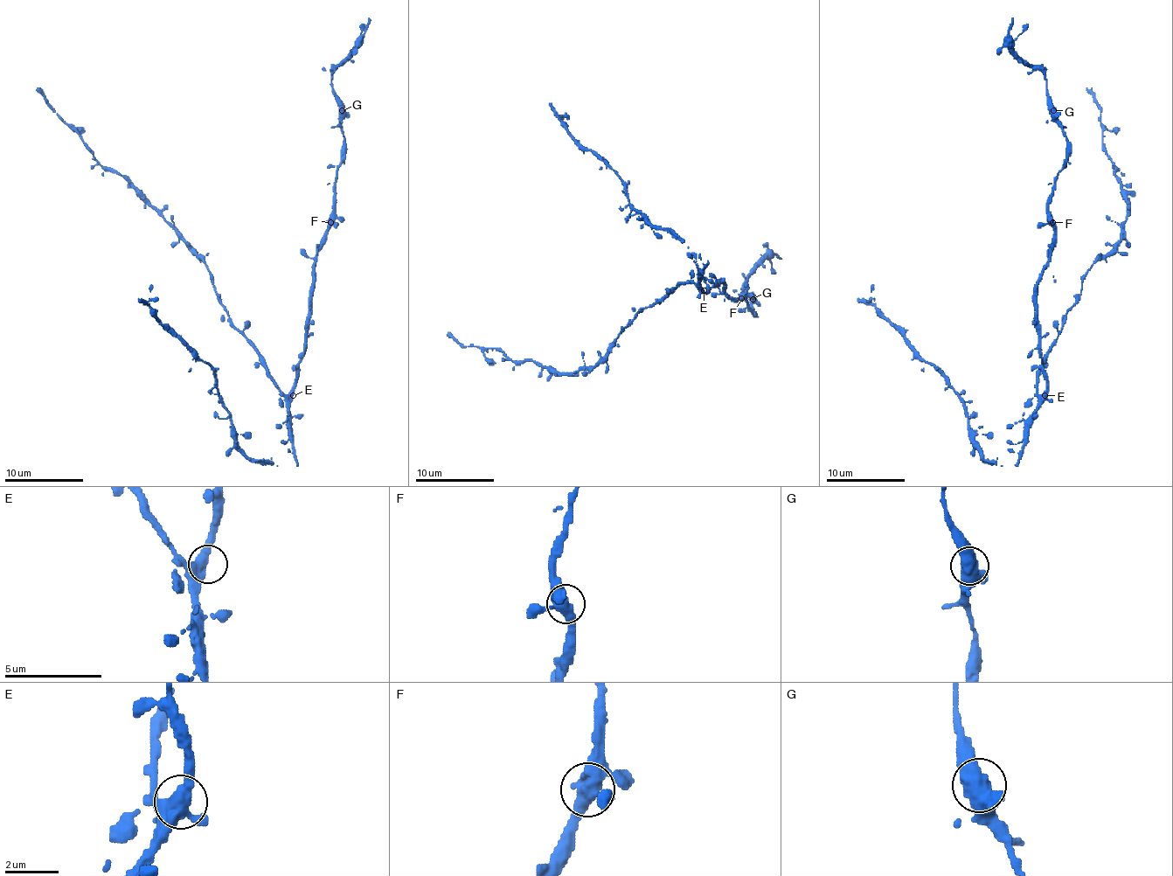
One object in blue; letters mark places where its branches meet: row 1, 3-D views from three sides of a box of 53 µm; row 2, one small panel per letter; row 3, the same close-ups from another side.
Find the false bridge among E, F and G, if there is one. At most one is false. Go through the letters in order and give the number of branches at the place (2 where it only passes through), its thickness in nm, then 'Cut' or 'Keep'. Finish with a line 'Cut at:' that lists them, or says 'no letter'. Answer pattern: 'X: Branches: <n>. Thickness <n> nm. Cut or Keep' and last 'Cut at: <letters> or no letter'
E: Branches: 3. Thickness 380 nm. Keep
F: Branches: 4. Thickness 440 nm. Keep
G: Branches: 3. Thickness 550 nm. Keep
Cut at: no letter

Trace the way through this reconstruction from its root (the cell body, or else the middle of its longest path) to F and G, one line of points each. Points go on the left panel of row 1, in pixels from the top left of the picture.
F: (289, 393), (293, 389), (297, 365), (303, 354), (316, 246), (330, 222)
G: (289, 393), (303, 354), (316, 246), (335, 206), (335, 177), (343, 159), (344, 142), (343, 110)

